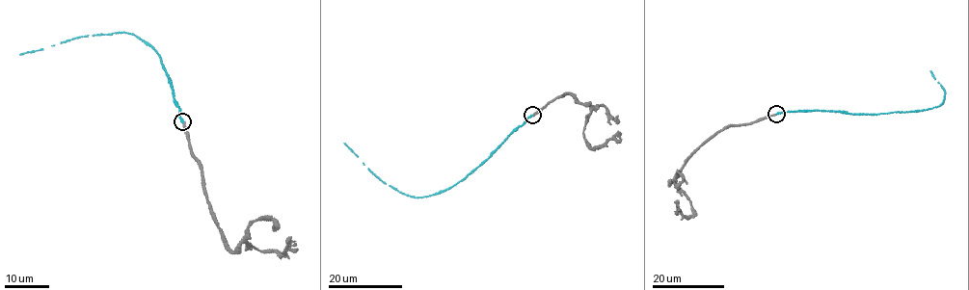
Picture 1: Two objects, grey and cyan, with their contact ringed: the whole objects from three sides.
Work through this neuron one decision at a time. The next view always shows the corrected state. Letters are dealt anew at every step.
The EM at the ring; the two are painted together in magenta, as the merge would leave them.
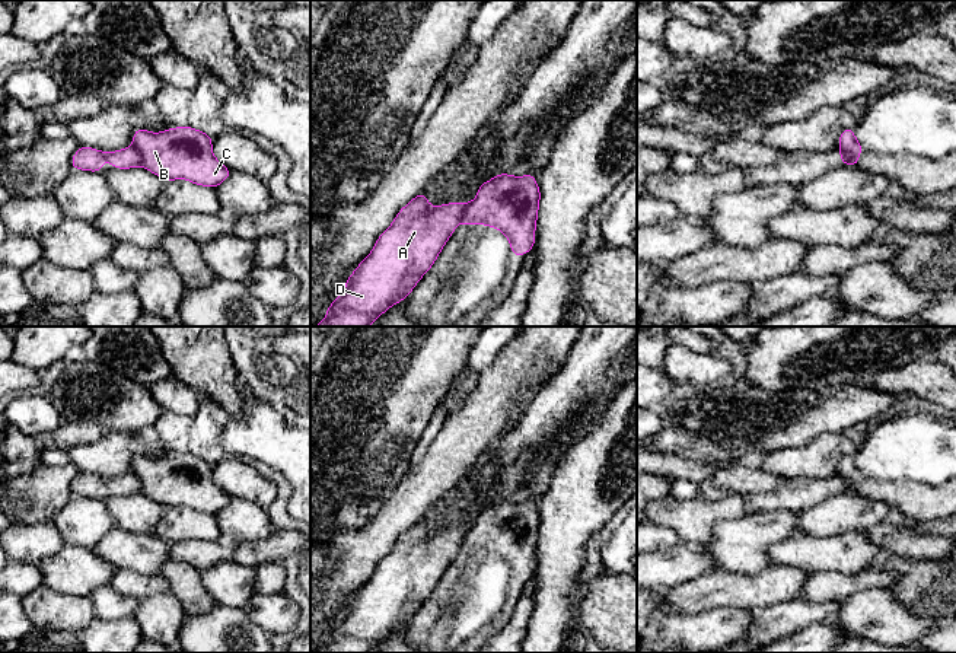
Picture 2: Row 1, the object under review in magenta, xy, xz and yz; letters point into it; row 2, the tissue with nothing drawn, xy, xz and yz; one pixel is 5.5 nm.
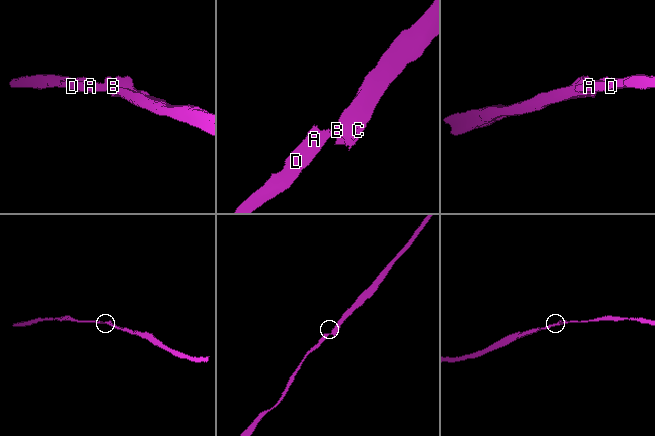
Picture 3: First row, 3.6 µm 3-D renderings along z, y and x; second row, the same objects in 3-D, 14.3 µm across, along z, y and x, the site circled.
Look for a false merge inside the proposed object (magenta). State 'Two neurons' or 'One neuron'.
Two neurons

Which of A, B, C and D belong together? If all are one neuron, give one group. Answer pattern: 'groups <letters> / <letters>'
groups A D / B C

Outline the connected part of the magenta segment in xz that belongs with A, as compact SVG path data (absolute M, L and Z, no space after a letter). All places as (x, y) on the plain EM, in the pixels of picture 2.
M421 517L398 538L370 580L345 606L345 617L328 633L325 646L315 653L369 653L389 634L402 628L433 593L458 554L466 532L466 529L453 528L433 533Z

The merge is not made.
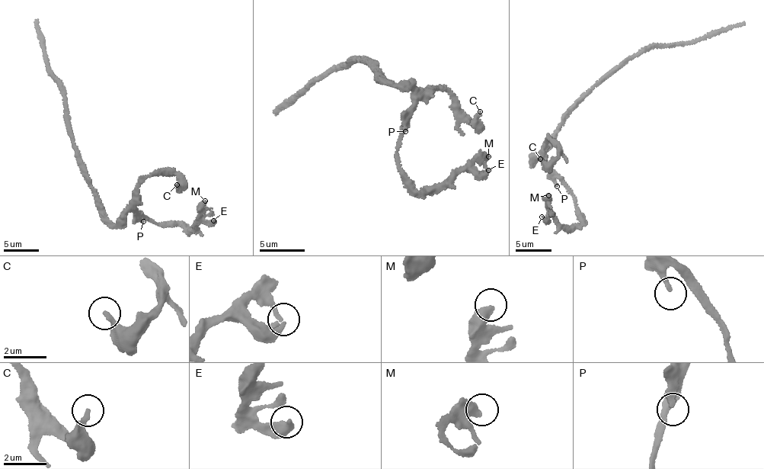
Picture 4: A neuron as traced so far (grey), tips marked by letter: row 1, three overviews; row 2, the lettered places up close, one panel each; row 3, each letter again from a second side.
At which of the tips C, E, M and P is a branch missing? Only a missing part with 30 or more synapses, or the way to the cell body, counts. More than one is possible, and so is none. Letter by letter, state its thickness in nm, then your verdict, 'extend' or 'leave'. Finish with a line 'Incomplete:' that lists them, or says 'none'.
C: 300 nm | leave
E: 320 nm | leave
M: 460 nm | leave
P: 260 nm | leave
Incomplete: none

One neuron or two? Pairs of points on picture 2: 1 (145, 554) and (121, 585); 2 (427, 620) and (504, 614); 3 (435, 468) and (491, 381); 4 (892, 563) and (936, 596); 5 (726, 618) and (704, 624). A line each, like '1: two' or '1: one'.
1: two
2: one
3: one
4: one
5: one

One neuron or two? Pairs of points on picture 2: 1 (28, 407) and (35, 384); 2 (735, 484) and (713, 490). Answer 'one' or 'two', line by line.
1: two
2: one

